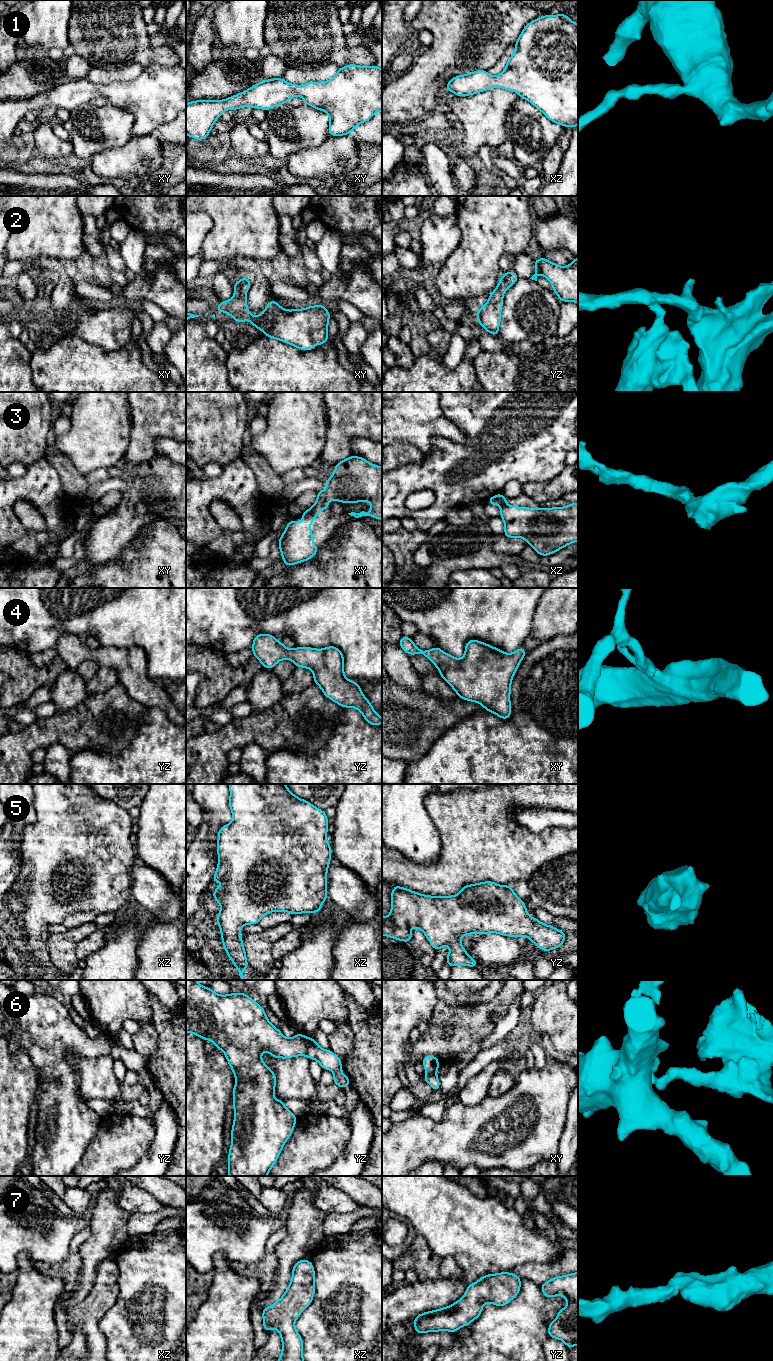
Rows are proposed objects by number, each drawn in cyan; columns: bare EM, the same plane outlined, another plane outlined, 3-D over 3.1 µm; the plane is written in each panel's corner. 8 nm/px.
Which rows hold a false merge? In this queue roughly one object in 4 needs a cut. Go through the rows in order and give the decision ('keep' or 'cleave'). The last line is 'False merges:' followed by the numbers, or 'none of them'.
1: keep
2: keep
3: keep
4: keep
5: keep
6: cleave
7: keep
False merges: 6

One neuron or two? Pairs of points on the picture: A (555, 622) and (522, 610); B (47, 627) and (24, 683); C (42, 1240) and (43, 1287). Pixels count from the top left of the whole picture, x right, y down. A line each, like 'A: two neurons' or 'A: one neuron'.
A: two neurons
B: two neurons
C: two neurons

